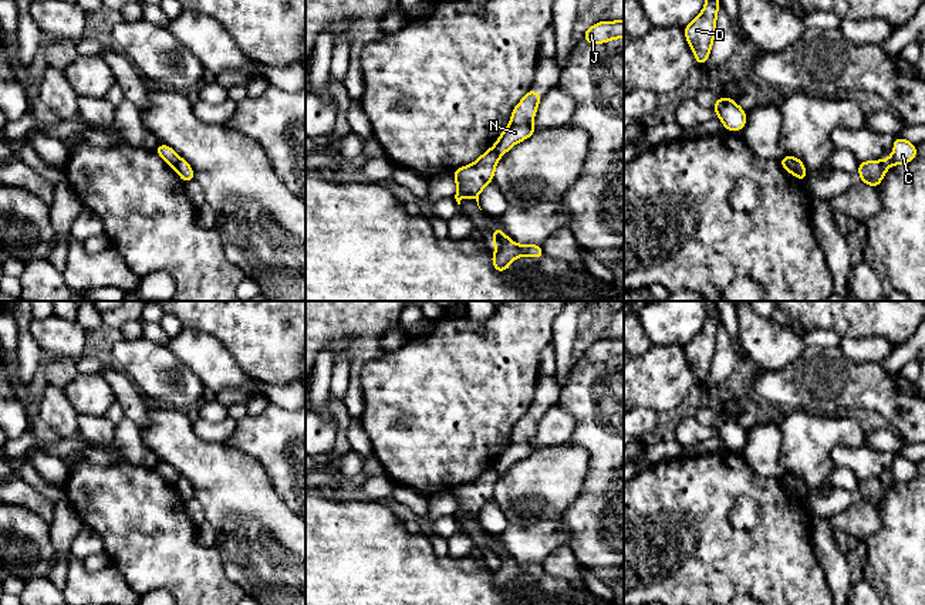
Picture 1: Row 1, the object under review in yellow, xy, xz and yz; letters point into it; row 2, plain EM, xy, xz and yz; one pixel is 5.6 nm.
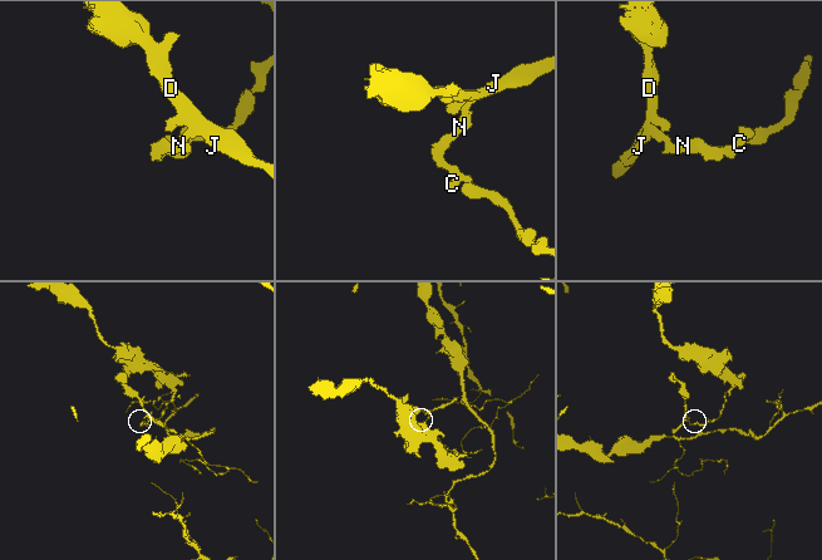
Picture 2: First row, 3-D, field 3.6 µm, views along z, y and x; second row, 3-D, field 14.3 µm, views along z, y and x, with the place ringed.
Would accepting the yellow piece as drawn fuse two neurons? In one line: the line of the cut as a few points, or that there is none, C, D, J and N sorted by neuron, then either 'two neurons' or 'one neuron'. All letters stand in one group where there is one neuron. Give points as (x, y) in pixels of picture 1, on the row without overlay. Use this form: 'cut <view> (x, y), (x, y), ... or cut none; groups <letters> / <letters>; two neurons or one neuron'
cut xy (181, 476), (175, 486); groups C / D J N; two neurons

